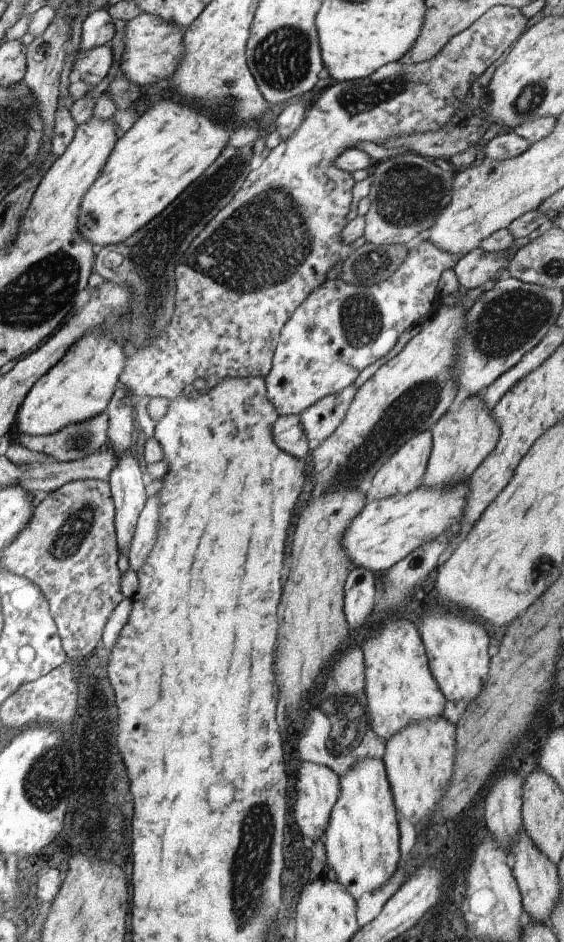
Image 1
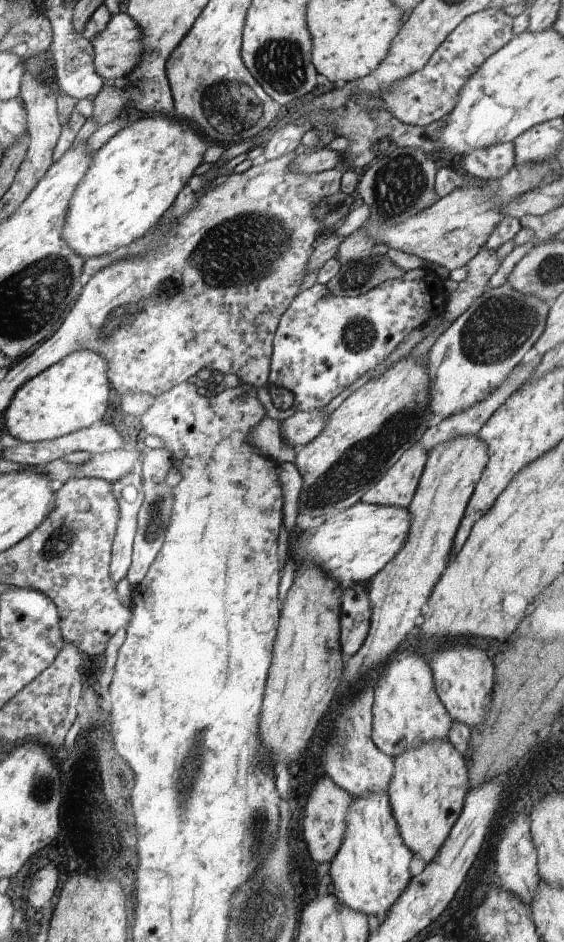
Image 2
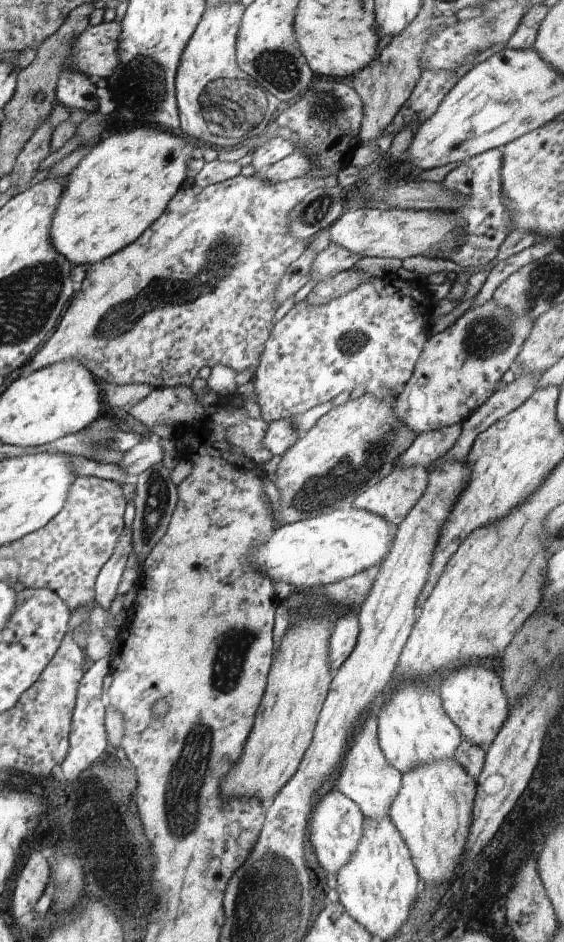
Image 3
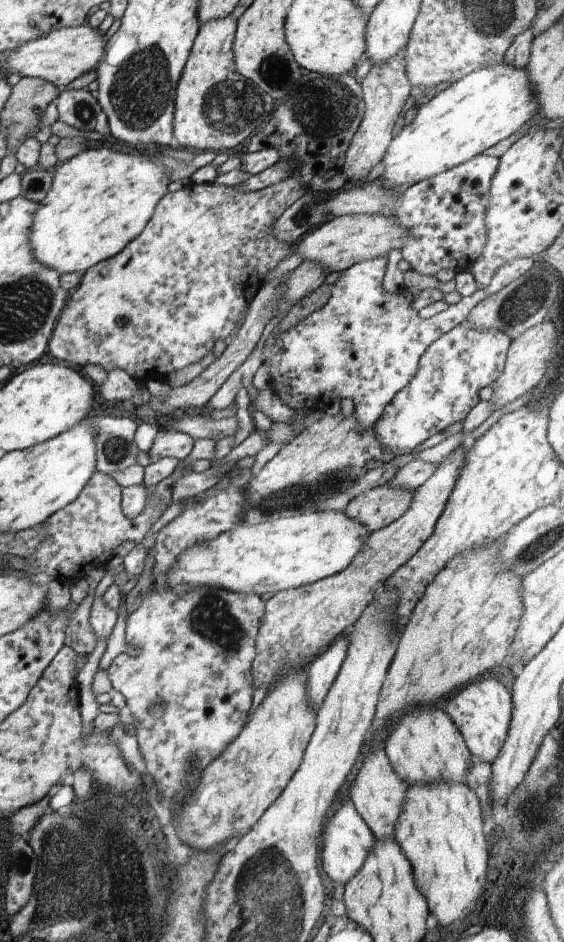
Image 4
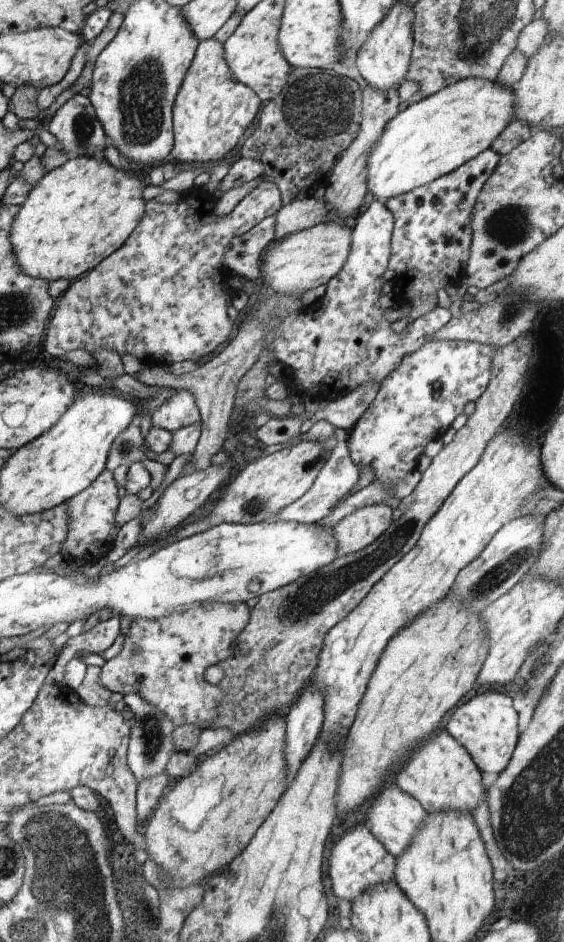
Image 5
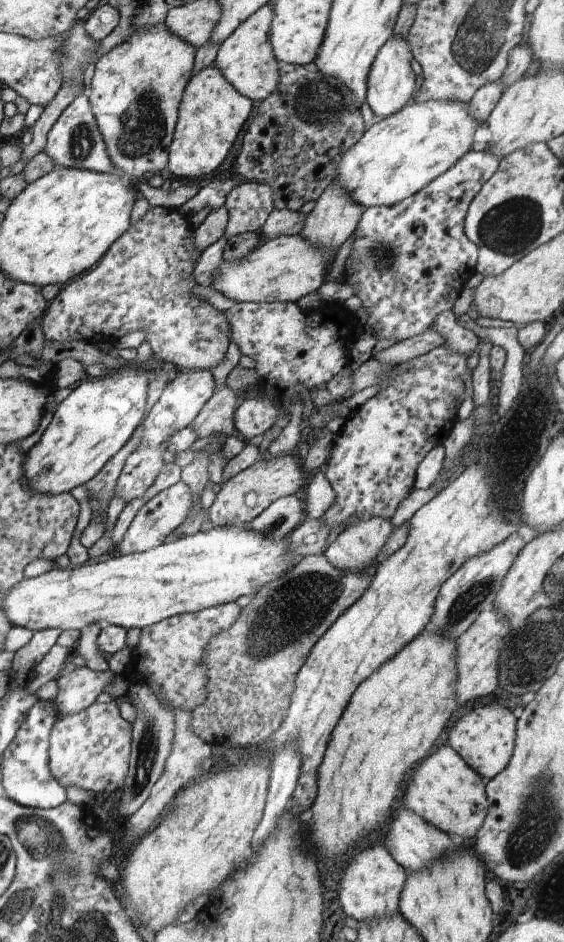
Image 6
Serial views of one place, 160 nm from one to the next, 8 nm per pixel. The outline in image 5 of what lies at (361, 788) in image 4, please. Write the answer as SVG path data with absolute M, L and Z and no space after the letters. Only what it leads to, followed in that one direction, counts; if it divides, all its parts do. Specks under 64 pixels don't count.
M394 779L388 780L383 786L382 792L376 796L368 812L368 827L378 842L381 842L386 850L396 857L410 846L411 838L416 834L427 812L412 795L405 793Z

